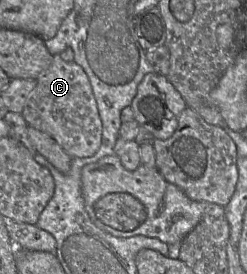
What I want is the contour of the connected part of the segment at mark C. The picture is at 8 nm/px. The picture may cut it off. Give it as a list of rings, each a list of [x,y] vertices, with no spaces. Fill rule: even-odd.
[[[58,54],[52,56],[50,66],[36,79],[36,86],[29,95],[21,116],[29,127],[49,135],[71,158],[90,157],[100,146],[102,124],[88,77],[79,65],[73,61],[63,61]]]

